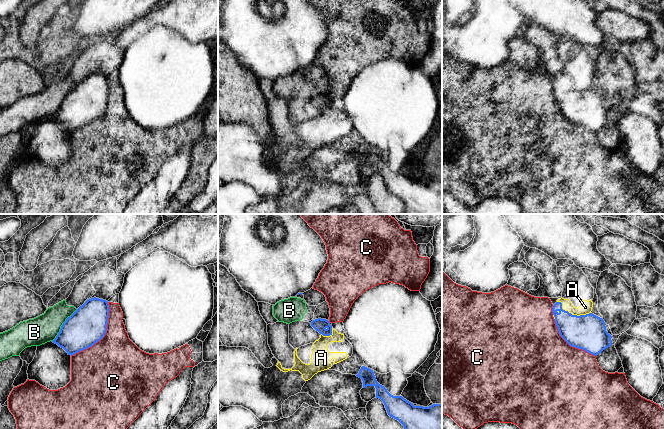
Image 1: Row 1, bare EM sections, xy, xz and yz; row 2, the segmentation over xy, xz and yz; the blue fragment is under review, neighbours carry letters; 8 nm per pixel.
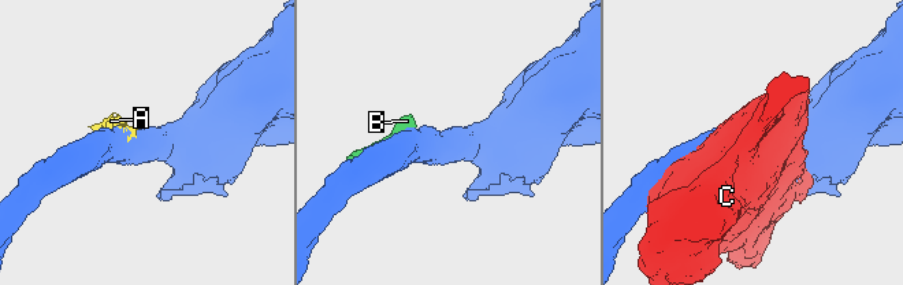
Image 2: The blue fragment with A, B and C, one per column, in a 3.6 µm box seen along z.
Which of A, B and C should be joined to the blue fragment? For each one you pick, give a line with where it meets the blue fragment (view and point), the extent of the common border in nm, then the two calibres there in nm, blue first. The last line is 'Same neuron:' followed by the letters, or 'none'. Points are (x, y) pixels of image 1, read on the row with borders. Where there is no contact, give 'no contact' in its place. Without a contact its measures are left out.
Same neuron: none

